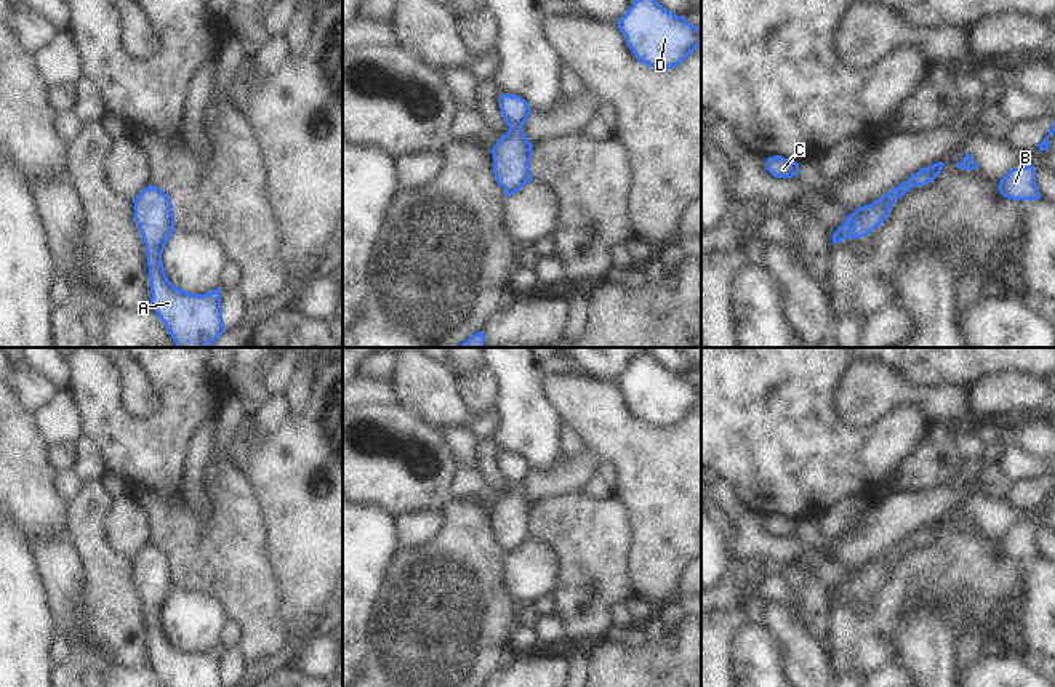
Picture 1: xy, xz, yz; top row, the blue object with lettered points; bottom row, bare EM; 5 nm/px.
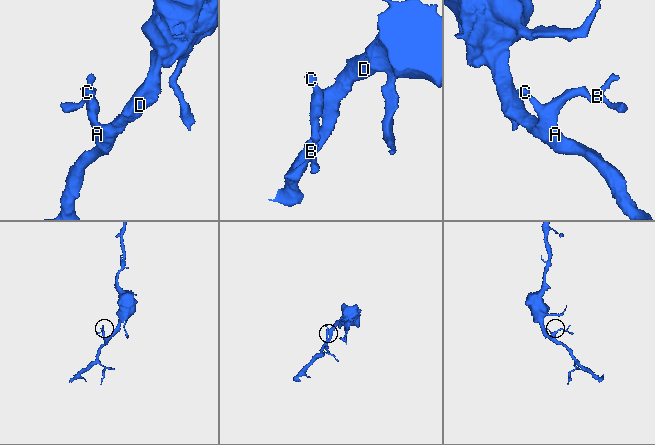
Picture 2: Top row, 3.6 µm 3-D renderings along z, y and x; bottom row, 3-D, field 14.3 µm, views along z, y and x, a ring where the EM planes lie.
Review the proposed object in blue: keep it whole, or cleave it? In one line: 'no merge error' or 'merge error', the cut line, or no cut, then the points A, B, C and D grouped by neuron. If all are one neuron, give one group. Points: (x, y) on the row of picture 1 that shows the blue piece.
no merge error; no cut; A B C D

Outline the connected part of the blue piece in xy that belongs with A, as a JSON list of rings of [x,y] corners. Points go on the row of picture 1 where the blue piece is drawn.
[[[150,184],[133,202],[134,219],[146,243],[152,309],[176,348],[210,348],[226,331],[221,288],[194,295],[174,287],[162,263],[165,245],[176,229],[171,199]]]

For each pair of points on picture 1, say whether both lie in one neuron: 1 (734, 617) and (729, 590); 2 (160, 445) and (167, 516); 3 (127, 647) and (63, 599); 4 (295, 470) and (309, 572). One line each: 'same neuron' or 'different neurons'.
1: different neurons
2: different neurons
3: different neurons
4: same neuron

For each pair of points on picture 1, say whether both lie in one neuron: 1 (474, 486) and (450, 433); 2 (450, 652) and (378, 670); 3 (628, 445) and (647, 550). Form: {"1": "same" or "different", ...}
{"1": "same", "2": "same", "3": "same"}

